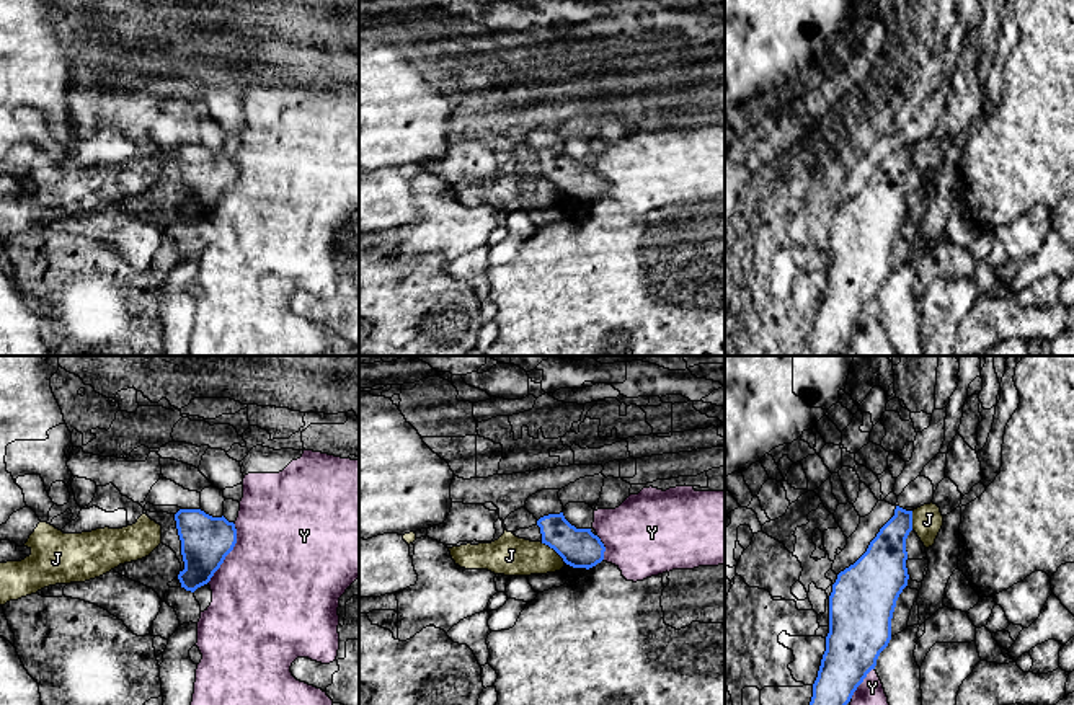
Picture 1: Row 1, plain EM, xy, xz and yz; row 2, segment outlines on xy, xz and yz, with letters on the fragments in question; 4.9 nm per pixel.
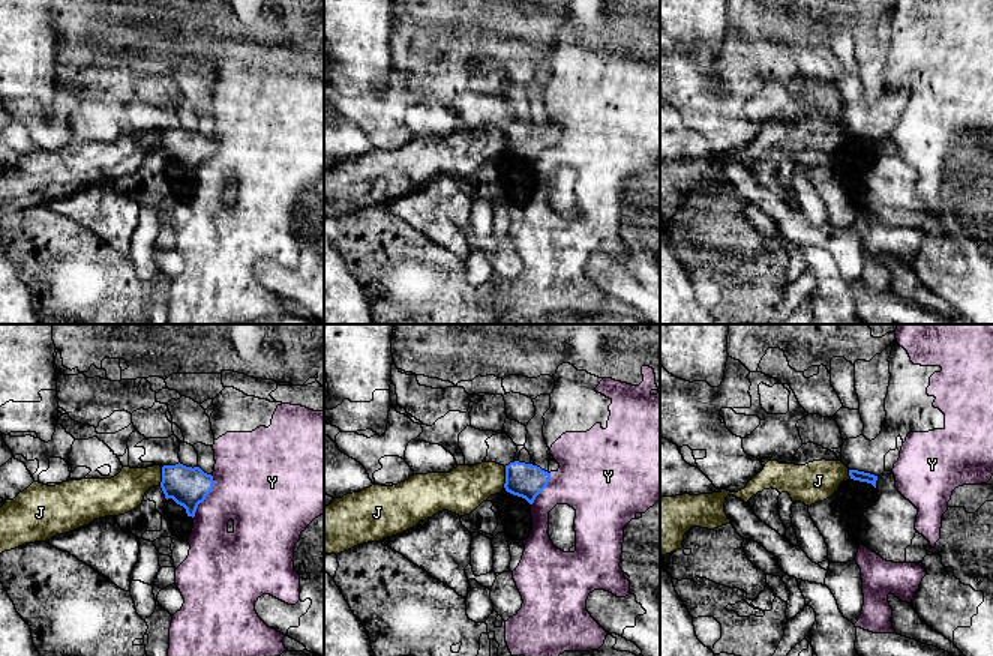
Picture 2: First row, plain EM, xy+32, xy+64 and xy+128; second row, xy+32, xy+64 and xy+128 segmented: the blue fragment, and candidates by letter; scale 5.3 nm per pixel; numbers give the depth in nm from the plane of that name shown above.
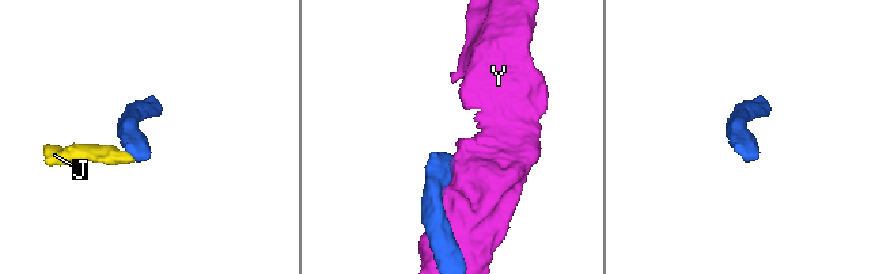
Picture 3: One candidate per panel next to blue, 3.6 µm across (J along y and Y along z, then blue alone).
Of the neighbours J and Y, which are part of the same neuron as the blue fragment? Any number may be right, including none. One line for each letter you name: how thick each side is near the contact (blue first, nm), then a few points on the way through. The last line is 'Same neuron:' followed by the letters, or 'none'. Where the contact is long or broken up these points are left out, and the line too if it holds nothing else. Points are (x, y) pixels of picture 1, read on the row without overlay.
Same neuron: none

